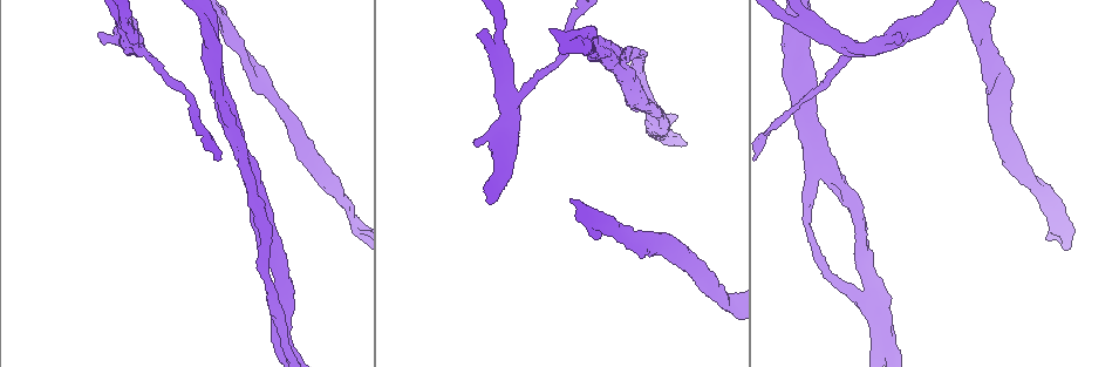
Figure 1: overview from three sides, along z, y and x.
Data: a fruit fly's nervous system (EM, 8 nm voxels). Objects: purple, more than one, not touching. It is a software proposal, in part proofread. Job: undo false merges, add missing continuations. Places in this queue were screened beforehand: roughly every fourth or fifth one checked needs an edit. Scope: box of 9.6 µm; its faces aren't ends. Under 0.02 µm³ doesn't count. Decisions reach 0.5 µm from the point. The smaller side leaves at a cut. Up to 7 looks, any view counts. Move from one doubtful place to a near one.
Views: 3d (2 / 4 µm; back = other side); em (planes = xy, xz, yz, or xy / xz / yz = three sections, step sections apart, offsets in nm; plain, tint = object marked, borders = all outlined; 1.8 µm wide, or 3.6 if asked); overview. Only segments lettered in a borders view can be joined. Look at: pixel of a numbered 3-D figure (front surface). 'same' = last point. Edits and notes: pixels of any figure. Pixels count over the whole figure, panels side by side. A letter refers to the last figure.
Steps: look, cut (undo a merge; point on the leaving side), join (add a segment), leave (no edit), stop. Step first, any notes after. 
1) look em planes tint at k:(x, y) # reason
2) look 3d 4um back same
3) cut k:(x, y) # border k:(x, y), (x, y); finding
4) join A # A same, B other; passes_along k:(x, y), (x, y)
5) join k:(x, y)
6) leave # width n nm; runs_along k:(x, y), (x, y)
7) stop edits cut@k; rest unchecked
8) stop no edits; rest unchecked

look 3d 2um back at 1:(829, 276) # touches itself

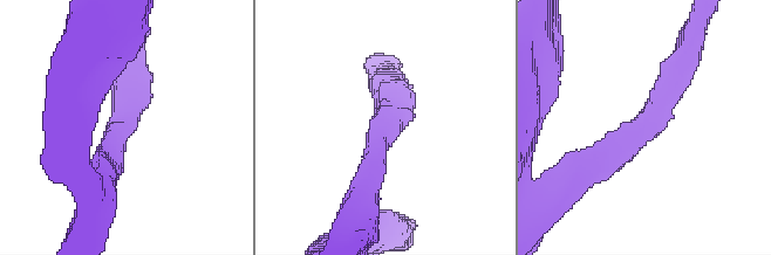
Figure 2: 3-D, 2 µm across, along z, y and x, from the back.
look em xy step 4 borders at 2:(130, 134)

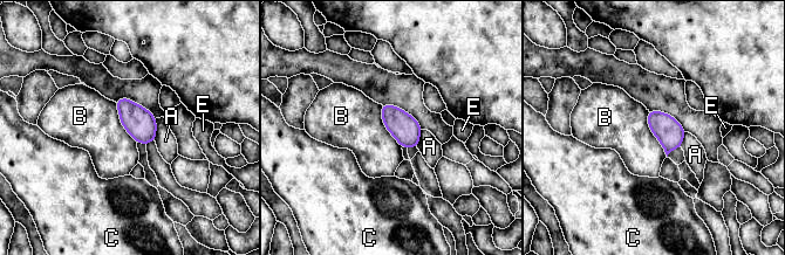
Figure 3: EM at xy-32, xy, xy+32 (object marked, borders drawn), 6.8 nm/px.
look em yz step 16 borders same # another direction

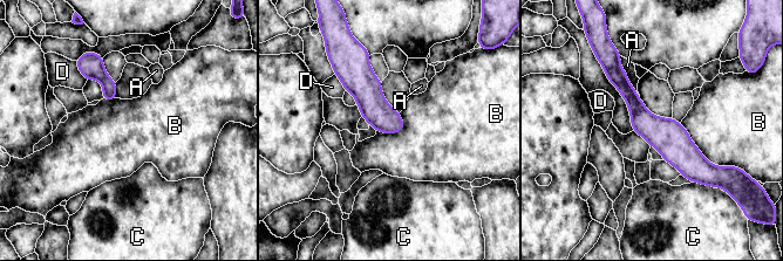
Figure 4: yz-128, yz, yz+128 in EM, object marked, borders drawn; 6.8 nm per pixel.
leave # A other, B other, C other, D other; runs_along 4:(613, 75), (637, 109), (705, 172); all the same neuron

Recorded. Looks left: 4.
look em xy step 4 tint at 1:(244, 154) # free end

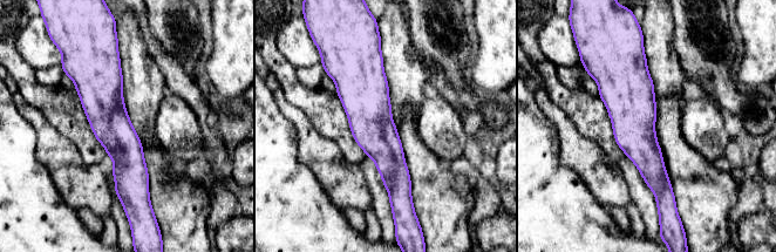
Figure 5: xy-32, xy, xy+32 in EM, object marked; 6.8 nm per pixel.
look em planes borders same # another direction

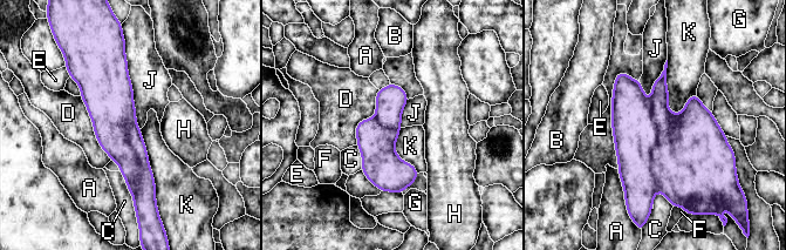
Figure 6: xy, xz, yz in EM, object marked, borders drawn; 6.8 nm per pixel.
leave # longest_contact J 600 nm; A other, B other, C other, D other, E other, F other, G other, H other, J other, K other; runs_along 6:(117, 58), (117, 134), (136, 197); no lettered segment goes on from it

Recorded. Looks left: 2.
look em planes plain at 1:(509, 104) # a fork

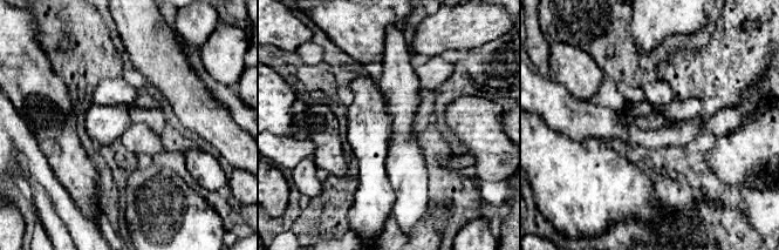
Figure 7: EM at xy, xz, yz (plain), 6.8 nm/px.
look em planes borders same # what lies round it

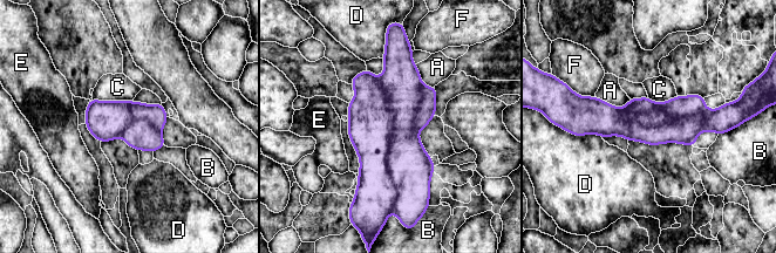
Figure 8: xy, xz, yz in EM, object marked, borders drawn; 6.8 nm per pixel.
cut 8:(679, 107) # longest_contact C 280 nm; A other, B other, C other, D other, E other, F other; two neurons meet here

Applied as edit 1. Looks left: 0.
stop edits cut@8; rest unchecked

